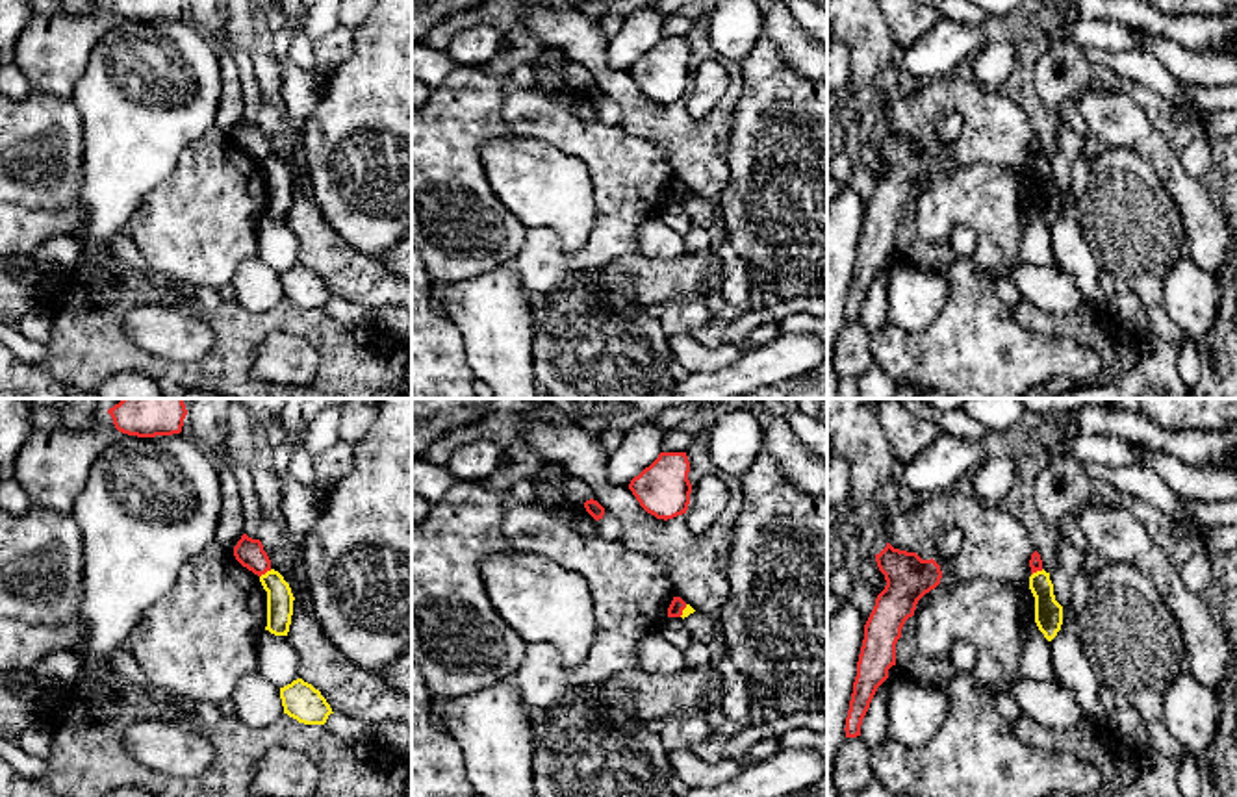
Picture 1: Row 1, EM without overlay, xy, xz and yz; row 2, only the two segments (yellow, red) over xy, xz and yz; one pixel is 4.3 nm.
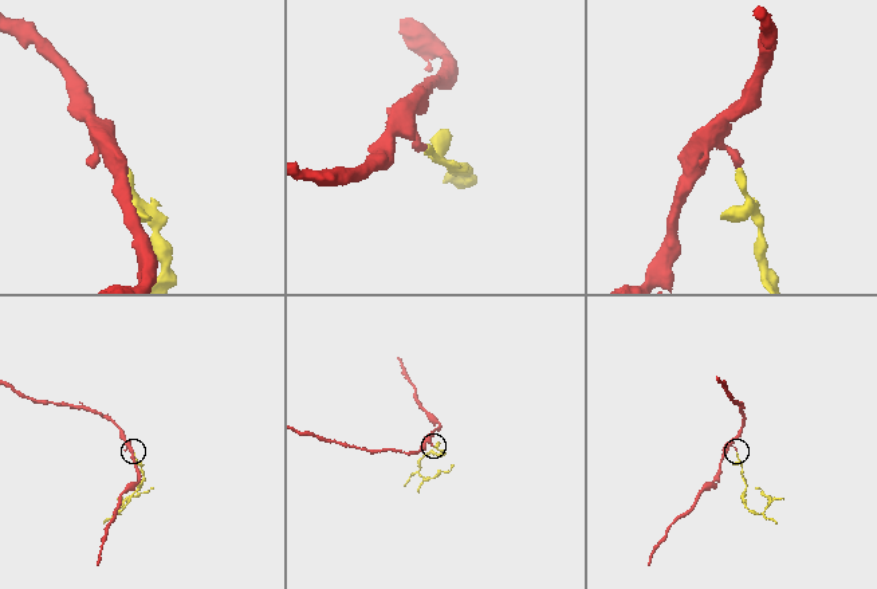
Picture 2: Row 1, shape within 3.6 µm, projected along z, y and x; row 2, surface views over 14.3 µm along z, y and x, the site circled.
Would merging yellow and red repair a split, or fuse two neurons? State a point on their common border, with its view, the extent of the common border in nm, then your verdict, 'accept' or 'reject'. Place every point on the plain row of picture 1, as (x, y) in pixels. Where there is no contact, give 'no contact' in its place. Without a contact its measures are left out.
contact xy (267, 156); length 70 nm; reject

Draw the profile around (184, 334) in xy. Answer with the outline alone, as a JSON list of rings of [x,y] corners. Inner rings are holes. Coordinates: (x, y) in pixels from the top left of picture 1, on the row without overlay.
[[[145,302],[124,315],[124,332],[141,350],[172,361],[197,361],[215,345],[206,313],[195,306]]]

